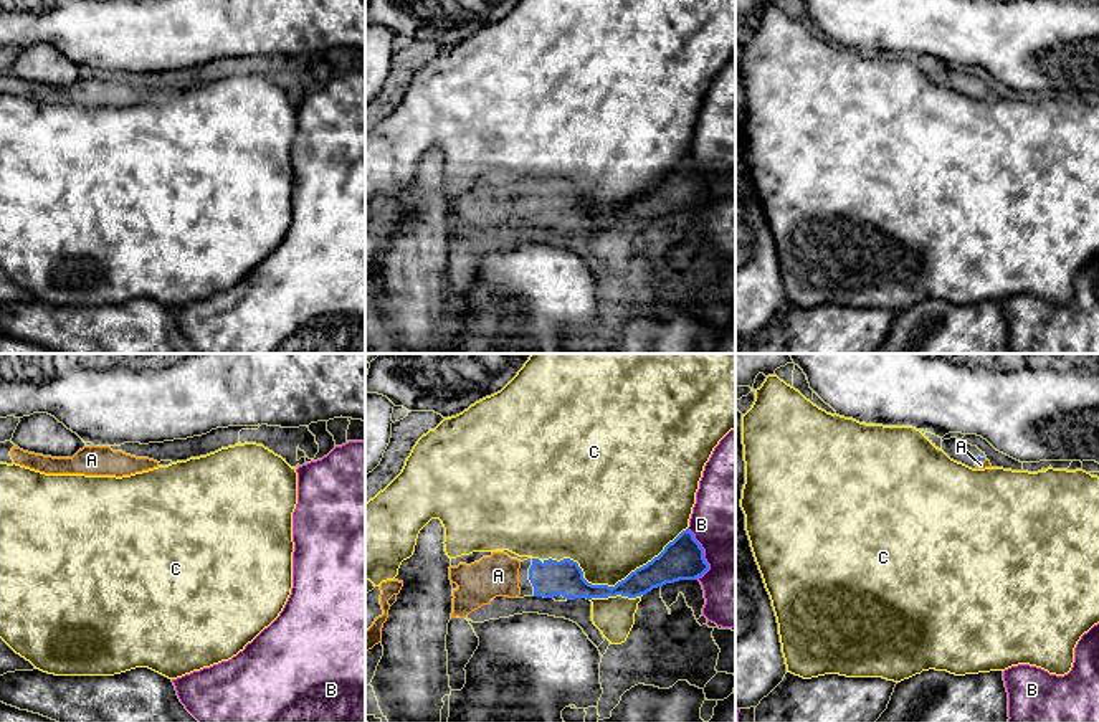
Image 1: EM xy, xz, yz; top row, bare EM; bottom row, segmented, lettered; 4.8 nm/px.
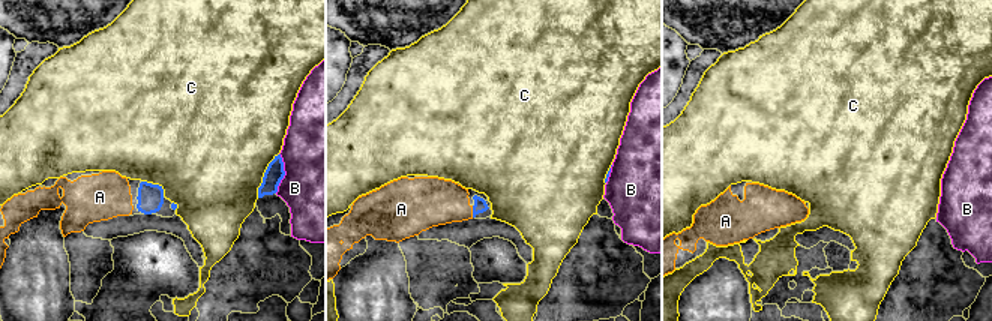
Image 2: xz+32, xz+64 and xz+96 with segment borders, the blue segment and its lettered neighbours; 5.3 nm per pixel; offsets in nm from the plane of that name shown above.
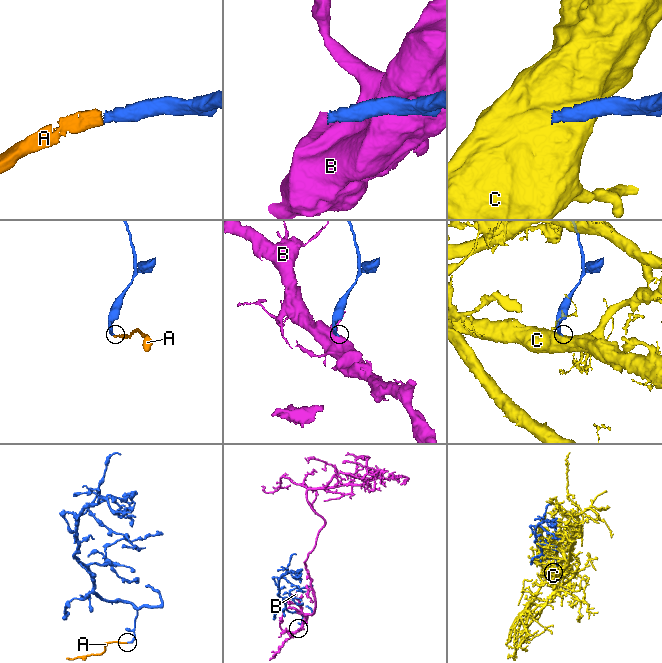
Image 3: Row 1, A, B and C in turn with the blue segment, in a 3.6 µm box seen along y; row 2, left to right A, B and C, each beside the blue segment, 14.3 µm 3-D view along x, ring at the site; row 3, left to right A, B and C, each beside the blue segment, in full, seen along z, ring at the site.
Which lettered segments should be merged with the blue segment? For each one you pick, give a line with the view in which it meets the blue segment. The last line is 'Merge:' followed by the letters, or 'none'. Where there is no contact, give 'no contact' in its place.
A: meets blue in yz
Merge: A

